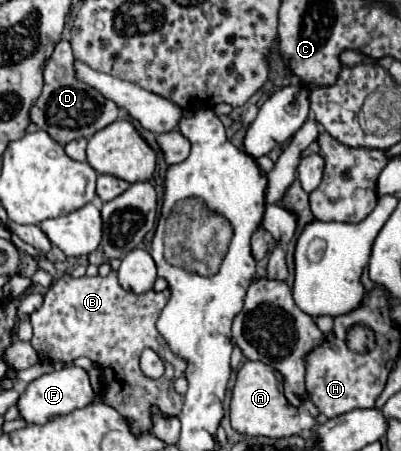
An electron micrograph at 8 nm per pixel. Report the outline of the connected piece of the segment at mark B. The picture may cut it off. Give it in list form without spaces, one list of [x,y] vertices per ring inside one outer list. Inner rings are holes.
[[[113,270],[109,276],[83,276],[83,278],[71,278],[69,274],[63,274],[55,286],[51,286],[47,290],[47,294],[43,296],[43,306],[39,310],[35,310],[29,320],[33,326],[33,338],[31,344],[37,350],[39,358],[45,362],[55,362],[55,360],[63,360],[63,362],[73,362],[79,356],[87,356],[91,358],[103,376],[103,384],[105,384],[105,396],[103,402],[111,404],[123,418],[127,418],[131,422],[133,432],[143,432],[143,430],[151,430],[151,404],[159,406],[159,410],[163,412],[163,416],[177,416],[183,408],[183,396],[175,392],[173,382],[177,376],[177,366],[183,364],[175,364],[177,358],[167,342],[157,334],[155,322],[161,314],[161,310],[165,308],[167,300],[171,296],[171,290],[163,290],[163,292],[145,292],[141,296],[133,294],[133,292],[125,292],[119,282],[117,282],[117,272]],[[143,348],[153,348],[165,362],[165,374],[159,380],[151,380],[145,374],[141,374],[139,368],[139,356],[143,352]]]

